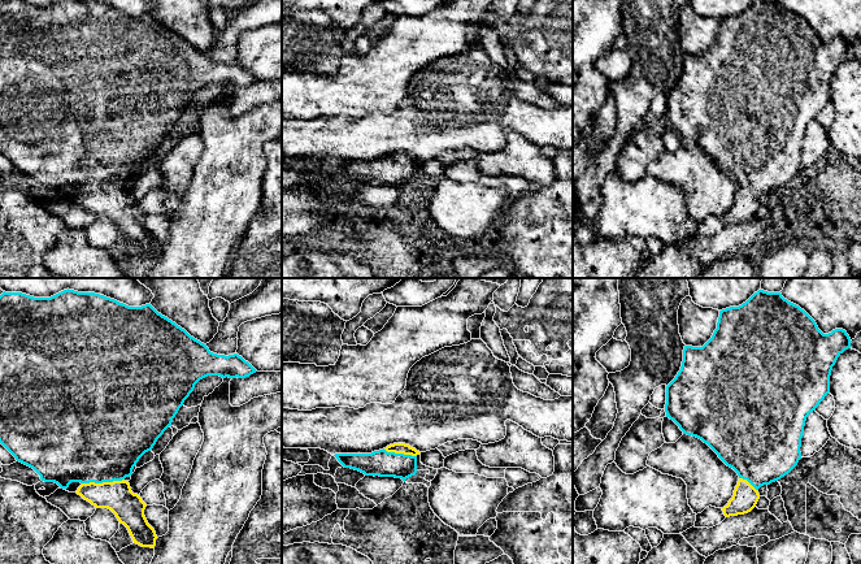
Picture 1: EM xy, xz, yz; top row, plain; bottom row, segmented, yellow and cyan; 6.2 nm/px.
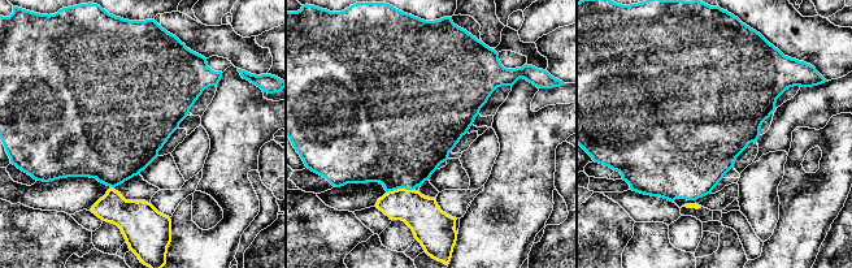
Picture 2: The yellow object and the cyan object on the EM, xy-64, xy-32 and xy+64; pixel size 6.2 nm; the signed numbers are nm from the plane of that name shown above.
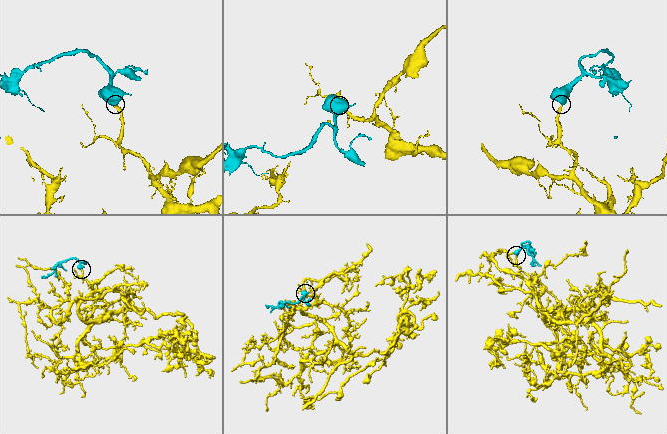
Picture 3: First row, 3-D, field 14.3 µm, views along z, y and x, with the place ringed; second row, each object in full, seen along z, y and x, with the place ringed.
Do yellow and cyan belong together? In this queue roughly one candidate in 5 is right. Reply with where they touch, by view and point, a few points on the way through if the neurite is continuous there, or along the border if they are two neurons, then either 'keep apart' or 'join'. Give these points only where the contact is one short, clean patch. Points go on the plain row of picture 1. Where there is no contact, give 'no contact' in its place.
xy (103, 191) | across xy (129, 217), (103, 191), (99, 151) | join

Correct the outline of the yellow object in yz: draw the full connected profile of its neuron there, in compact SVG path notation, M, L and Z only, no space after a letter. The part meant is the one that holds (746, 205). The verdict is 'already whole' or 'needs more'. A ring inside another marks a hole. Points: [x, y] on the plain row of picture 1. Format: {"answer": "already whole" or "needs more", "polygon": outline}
{"answer": "needs more", "polygon": "M757 0L742 14L719 19L717 38L703 56L684 55L680 79L666 95L665 121L683 143L701 148L738 182L734 204L722 217L726 226L751 221L760 208L757 199L797 174L806 126L830 101L832 75L848 57L851 47L845 39L823 43L804 18L780 1L767 0Z"}

